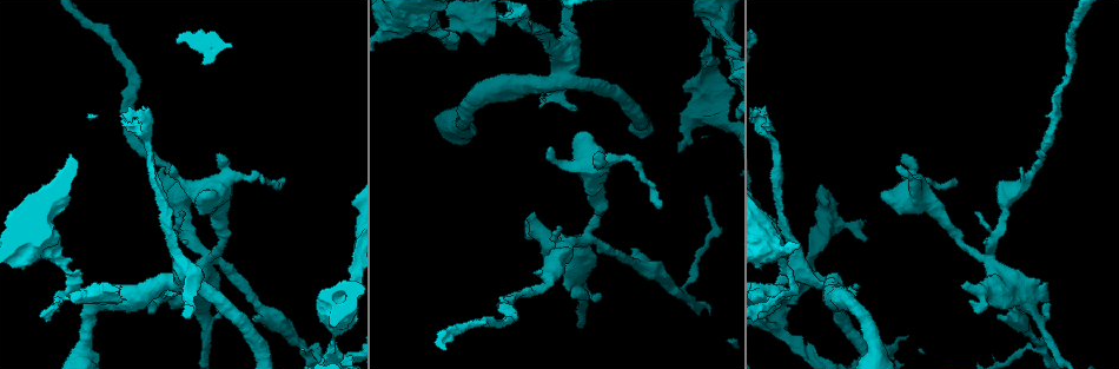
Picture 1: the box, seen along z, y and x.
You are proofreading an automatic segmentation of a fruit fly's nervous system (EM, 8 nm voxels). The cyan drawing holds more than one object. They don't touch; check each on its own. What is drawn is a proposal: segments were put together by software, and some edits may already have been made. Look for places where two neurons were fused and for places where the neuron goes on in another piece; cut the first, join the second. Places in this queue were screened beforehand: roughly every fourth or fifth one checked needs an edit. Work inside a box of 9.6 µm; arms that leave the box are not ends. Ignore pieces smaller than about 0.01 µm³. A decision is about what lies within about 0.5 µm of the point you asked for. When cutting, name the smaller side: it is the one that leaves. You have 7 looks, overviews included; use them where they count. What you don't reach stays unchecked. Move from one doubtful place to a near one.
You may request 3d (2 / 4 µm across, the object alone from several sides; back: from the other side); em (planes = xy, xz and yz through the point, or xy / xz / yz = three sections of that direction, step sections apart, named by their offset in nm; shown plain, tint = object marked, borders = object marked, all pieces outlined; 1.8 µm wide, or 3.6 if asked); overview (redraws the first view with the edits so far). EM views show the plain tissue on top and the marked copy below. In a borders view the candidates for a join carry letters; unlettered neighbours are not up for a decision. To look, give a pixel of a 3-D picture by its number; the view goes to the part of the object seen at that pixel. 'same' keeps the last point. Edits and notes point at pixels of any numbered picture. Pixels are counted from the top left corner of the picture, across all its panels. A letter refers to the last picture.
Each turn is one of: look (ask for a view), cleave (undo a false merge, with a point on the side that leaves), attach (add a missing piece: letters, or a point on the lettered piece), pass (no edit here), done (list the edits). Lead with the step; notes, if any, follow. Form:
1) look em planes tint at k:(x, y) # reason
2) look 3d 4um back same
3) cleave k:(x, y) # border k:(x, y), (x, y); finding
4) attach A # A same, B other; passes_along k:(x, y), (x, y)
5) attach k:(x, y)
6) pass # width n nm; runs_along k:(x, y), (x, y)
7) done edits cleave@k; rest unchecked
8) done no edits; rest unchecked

look 3d 4um back at 1:(722, 21) # sharp bend

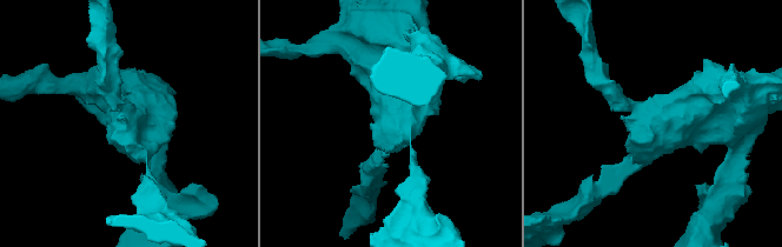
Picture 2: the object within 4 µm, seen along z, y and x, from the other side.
look em planes borders at 2:(655, 123)

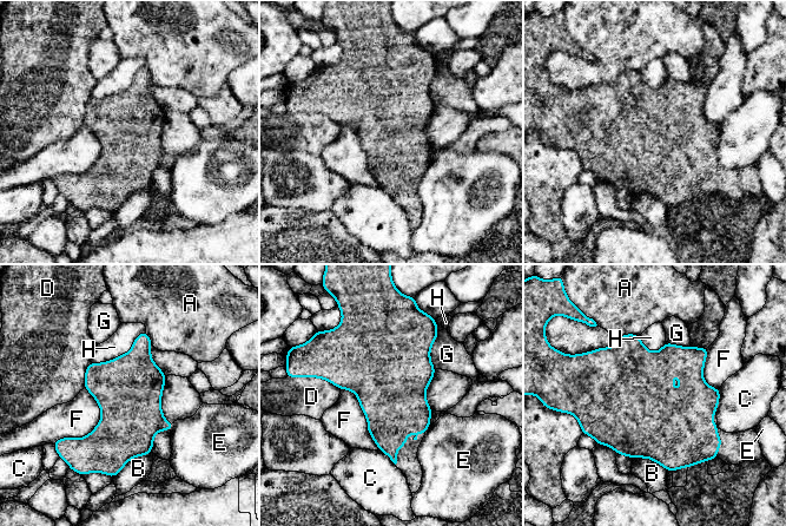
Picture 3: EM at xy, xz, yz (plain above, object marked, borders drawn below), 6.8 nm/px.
pass # width 460 nm; A other, B other, C other, D other, E other, F other, G other, H other; one neuron here

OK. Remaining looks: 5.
look 3d 2um at 1:(764, 116) # an open end

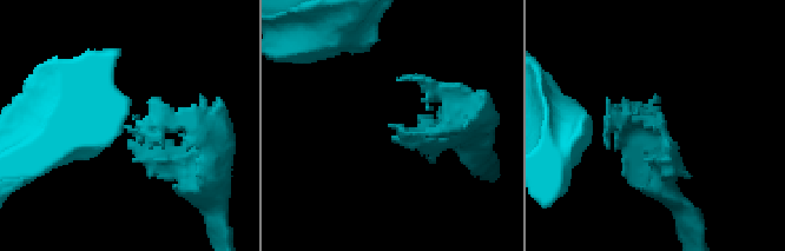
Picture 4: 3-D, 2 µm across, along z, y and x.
look em yz step 8 tint at 4:(124, 126)

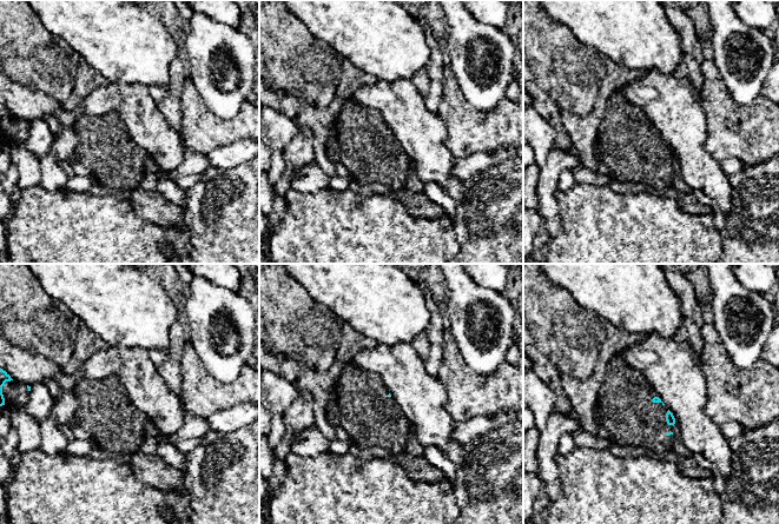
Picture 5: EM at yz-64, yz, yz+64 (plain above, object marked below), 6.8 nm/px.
look em planes borders same

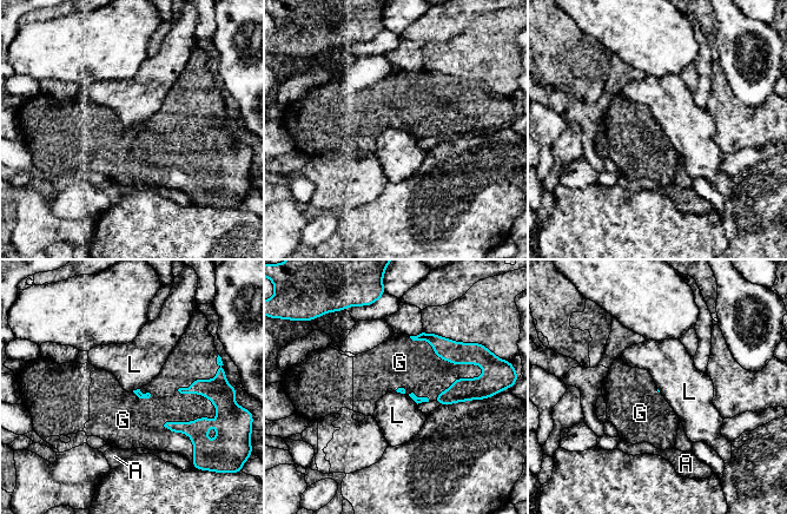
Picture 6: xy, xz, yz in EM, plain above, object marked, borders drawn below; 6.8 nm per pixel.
attach G # A other, G same, L other; the neuron continues

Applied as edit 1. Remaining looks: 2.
look em xz step 4 borders at 1:(174, 253) # three arms meet

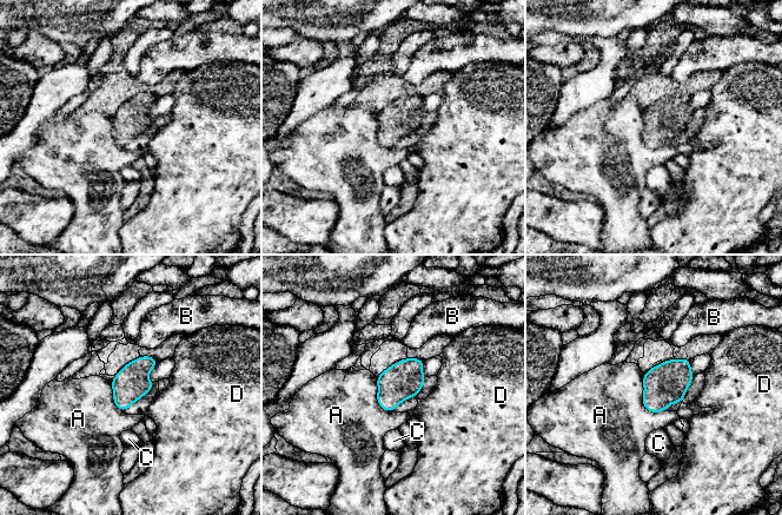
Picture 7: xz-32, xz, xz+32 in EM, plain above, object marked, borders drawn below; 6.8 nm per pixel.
look em planes borders same

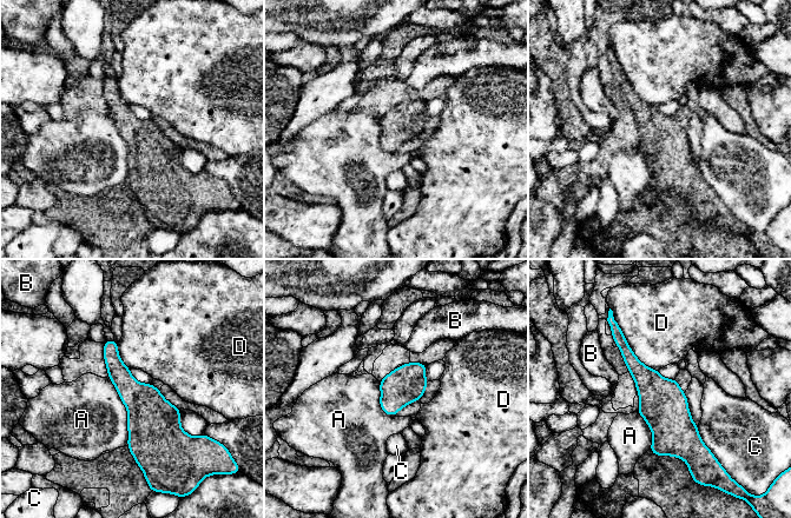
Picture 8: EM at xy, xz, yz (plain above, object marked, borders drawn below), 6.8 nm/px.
pass # A other, B other, C other, D other; border 8:(107, 377), (127, 412), (127, 445); all the same neuron

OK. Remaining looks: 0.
done edits attach@6; rest unchecked

